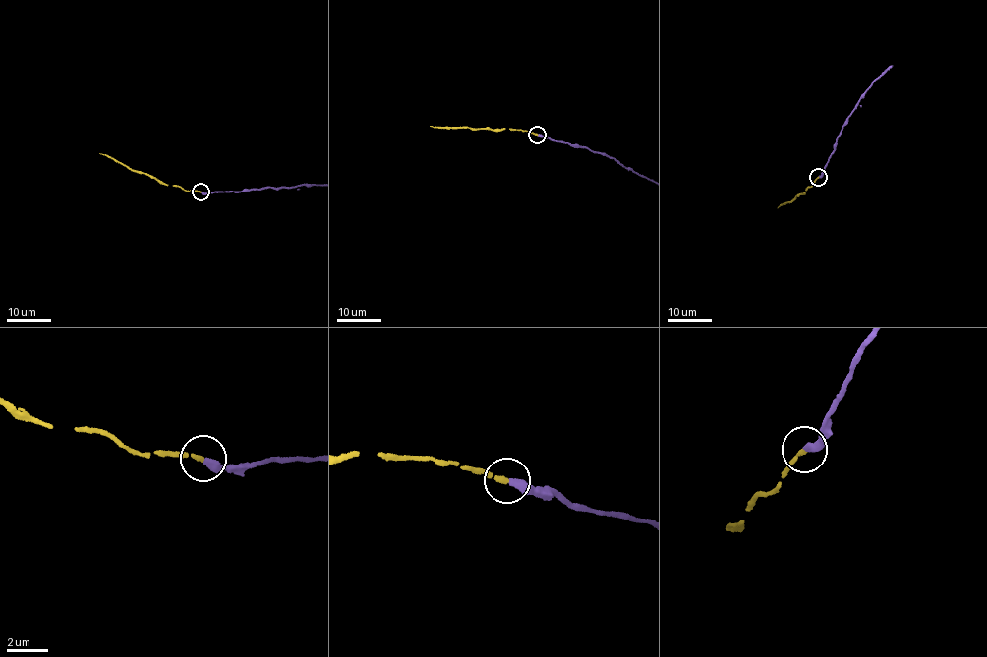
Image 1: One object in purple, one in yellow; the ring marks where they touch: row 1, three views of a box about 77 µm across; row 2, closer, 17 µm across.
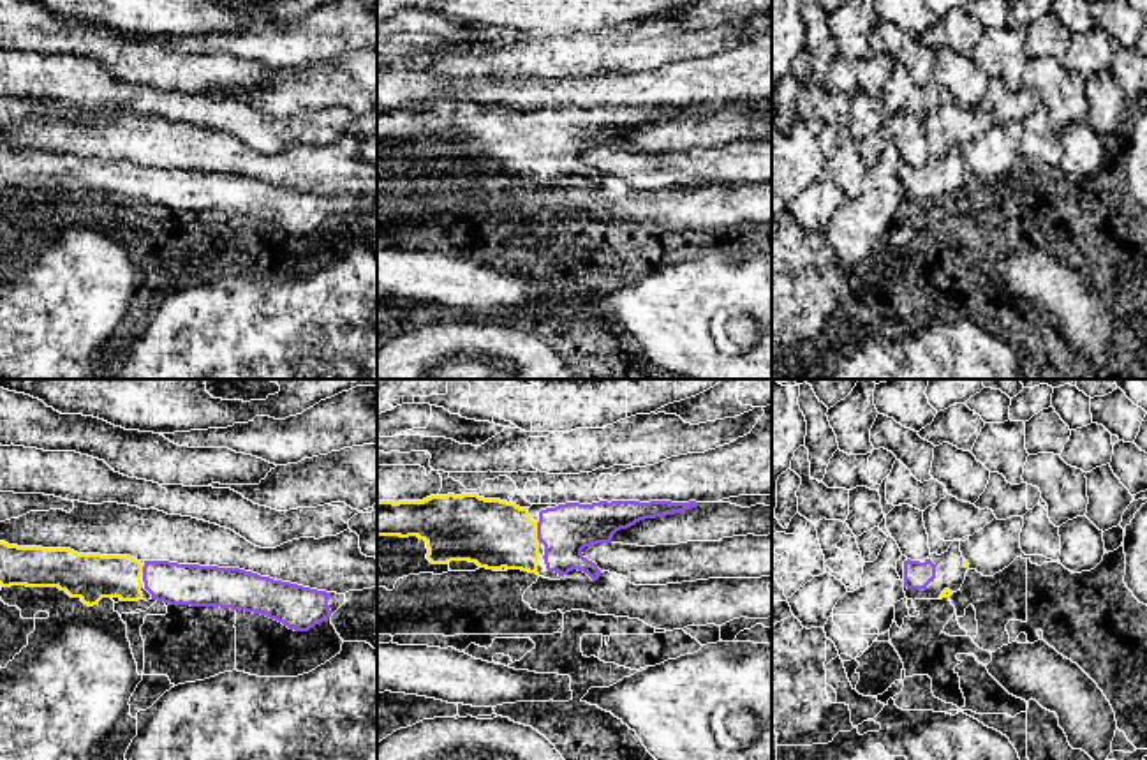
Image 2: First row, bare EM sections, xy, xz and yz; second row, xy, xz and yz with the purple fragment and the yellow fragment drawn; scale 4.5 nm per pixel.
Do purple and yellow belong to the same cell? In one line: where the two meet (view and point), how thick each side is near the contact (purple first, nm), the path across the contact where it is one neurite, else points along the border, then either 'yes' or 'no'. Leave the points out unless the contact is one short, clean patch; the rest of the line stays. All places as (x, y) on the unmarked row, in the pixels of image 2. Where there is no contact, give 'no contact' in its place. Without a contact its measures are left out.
contact xz (538, 138); calibres 240 and 320 nm; way xz (566, 134), (538, 138), (492, 138); yes

